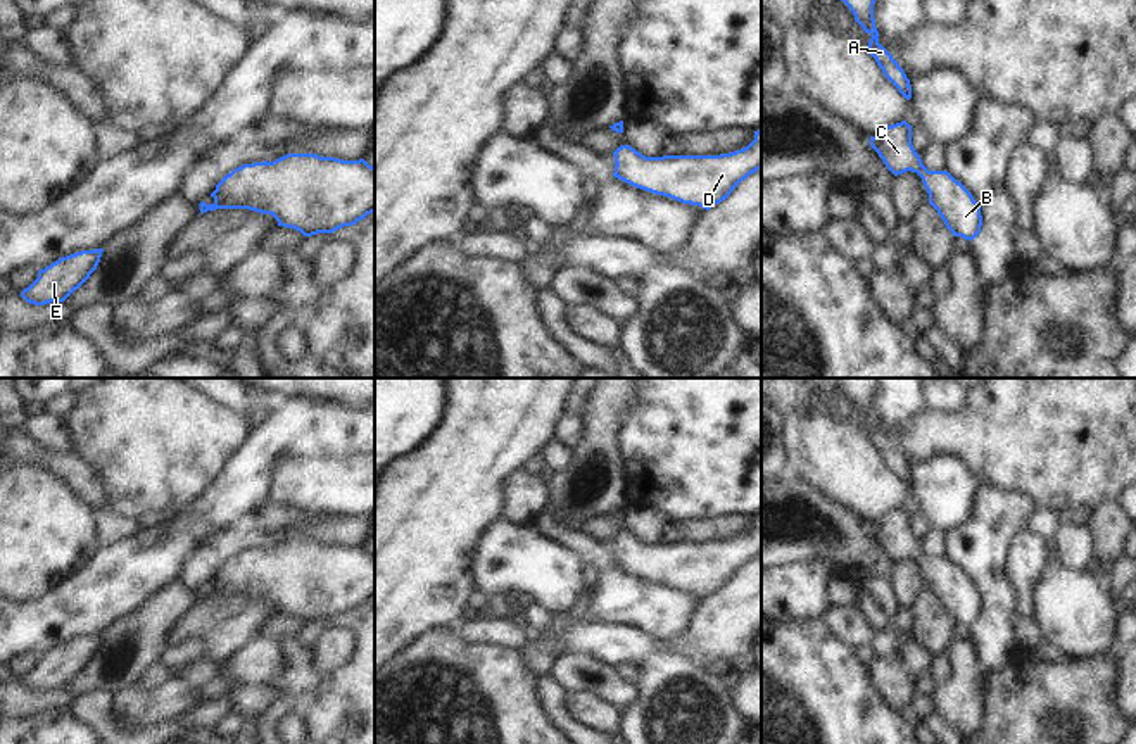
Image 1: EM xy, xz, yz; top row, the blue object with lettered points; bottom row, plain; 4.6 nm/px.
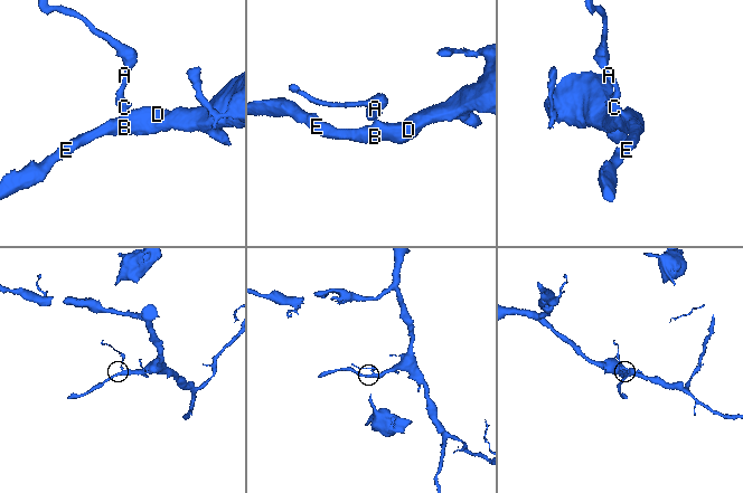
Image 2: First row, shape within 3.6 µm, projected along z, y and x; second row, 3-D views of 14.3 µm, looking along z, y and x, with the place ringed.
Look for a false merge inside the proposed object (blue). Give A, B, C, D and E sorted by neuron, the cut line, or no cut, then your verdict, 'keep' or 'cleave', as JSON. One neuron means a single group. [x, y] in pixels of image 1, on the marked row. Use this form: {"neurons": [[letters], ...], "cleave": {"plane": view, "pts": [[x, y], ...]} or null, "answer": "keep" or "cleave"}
{"neurons": [["A", "B", "C", "D", "E"]], "cleave": null, "answer": "keep"}

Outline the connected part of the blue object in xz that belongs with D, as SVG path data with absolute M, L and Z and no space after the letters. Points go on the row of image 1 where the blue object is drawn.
M761 129L754 131L748 147L730 154L646 157L630 145L622 145L613 155L615 178L710 211L742 180L761 169Z

